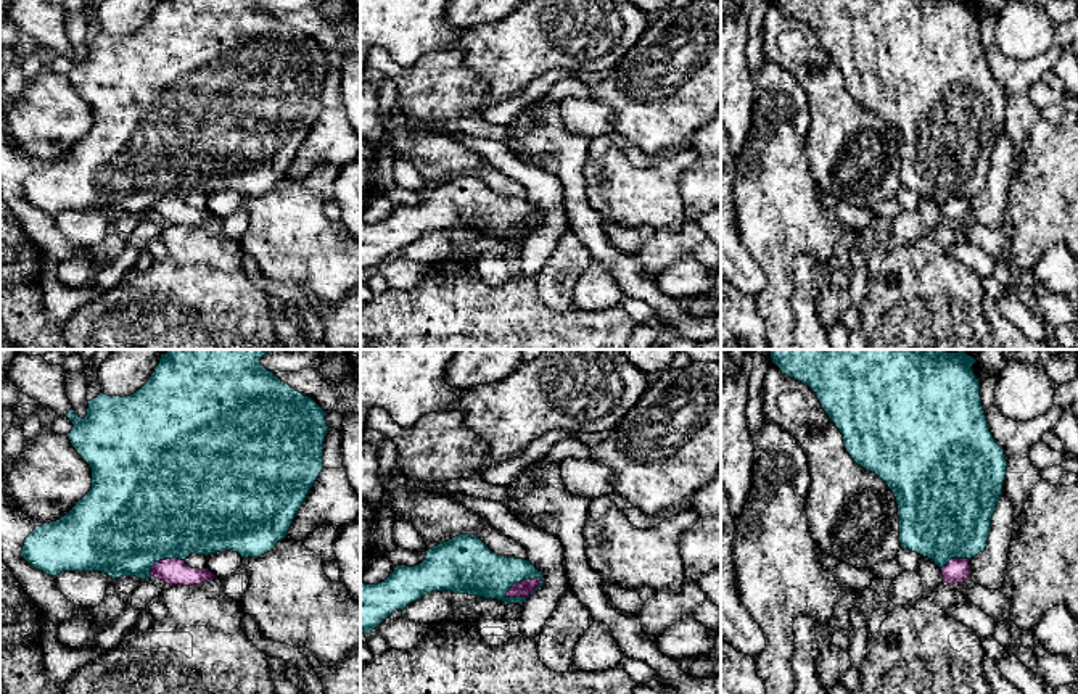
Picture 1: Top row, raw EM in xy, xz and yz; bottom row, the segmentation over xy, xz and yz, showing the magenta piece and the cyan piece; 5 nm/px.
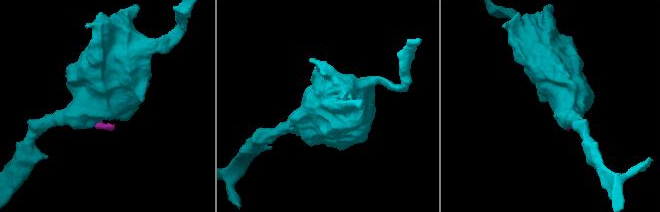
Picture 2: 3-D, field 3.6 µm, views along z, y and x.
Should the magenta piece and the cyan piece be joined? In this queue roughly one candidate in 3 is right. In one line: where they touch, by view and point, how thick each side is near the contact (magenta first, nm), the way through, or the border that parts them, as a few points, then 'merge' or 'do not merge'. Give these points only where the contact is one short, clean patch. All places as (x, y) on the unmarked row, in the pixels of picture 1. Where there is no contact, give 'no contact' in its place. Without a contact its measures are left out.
meets magenta in xz at (523, 235); 80 nm thick on the magenta side, 240 nm on the other; border along xz (543, 219), (526, 235), (504, 235); do not merge

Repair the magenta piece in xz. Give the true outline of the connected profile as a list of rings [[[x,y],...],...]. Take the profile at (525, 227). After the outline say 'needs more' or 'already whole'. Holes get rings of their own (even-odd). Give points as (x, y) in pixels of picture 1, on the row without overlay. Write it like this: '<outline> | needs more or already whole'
[[[534,217],[534,219],[525,219],[521,222],[515,222],[508,232],[505,233],[505,237],[528,237],[539,224],[541,224],[541,217]]] | already whole

